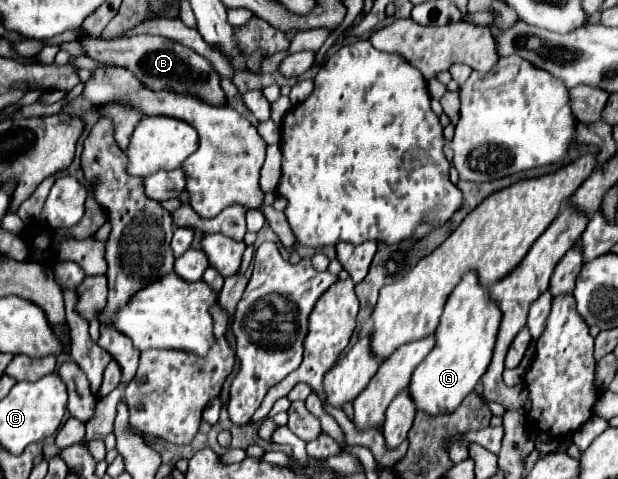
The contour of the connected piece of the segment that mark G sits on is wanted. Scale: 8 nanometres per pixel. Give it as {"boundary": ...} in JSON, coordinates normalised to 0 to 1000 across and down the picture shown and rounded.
{"boundary":[[[756,568],[730,610],[704,689],[707,718],[665,785],[662,818],[675,856],[694,860],[697,868],[733,860],[788,777],[811,676],[811,647],[791,618],[791,601],[778,597],[769,568]]]}

